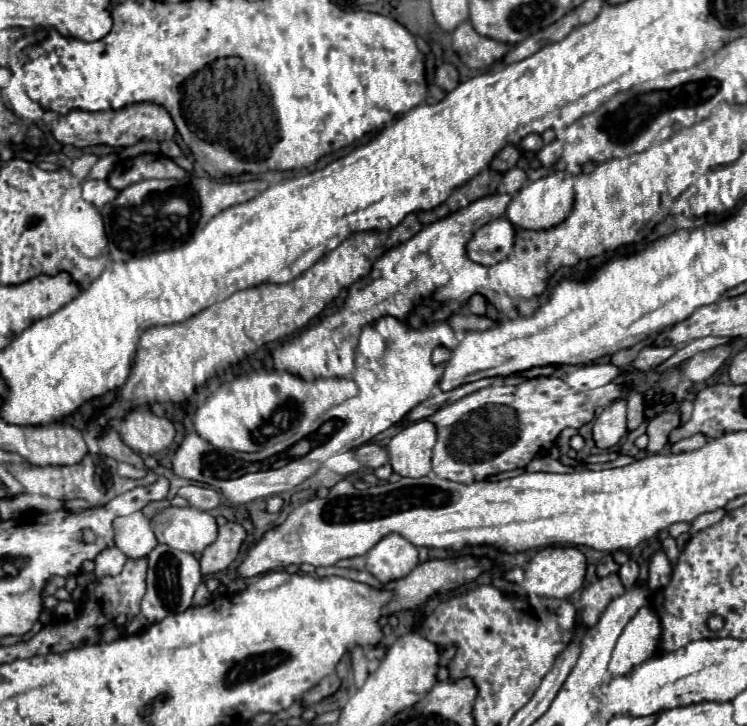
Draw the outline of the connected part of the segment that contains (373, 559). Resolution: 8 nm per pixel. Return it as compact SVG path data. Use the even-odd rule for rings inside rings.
M388 535L366 553L366 571L380 583L404 579L418 565L418 551L400 535Z

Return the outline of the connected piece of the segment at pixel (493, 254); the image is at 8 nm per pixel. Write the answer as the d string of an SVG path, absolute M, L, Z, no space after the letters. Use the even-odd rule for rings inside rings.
M494 219L482 225L468 241L466 251L472 261L480 265L496 265L510 257L514 245L514 225L506 219Z

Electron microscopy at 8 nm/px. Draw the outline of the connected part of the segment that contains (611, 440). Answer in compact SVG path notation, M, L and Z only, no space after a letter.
M620 399L608 405L600 417L594 419L592 439L598 449L610 449L626 435L626 401Z

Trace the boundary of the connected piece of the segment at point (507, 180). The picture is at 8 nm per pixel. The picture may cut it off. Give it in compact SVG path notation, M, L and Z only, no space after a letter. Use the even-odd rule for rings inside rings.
M514 167L512 171L508 171L508 173L504 173L502 175L502 181L500 181L500 193L516 193L516 191L520 191L520 187L524 185L524 181L526 181L526 173L520 169L520 167Z

